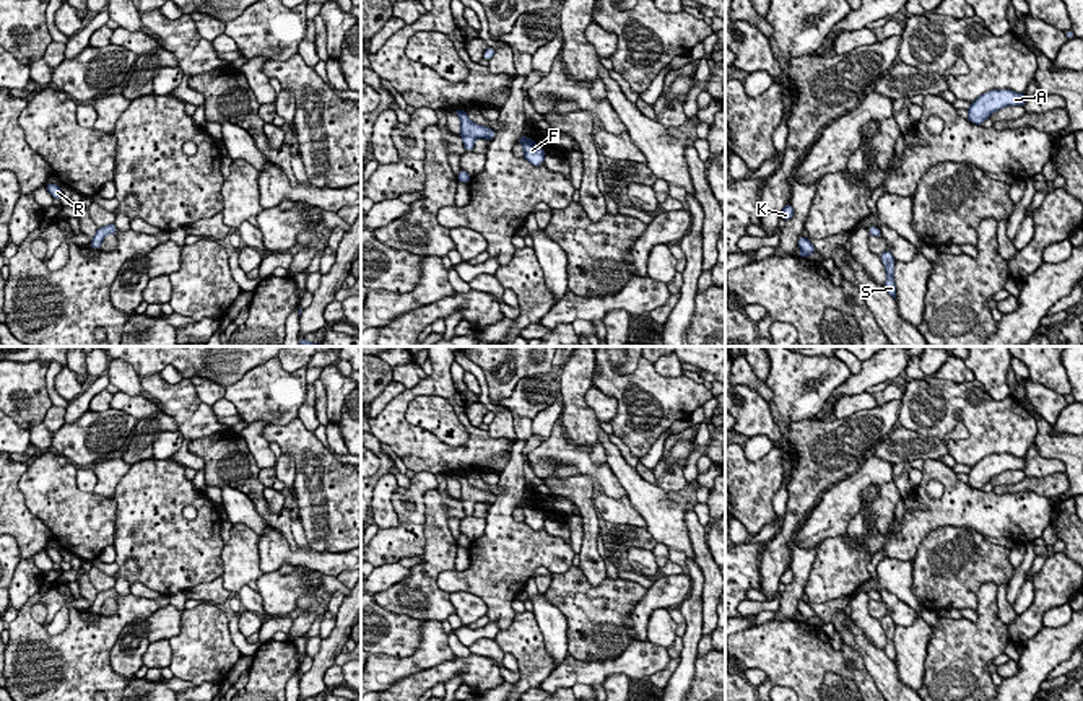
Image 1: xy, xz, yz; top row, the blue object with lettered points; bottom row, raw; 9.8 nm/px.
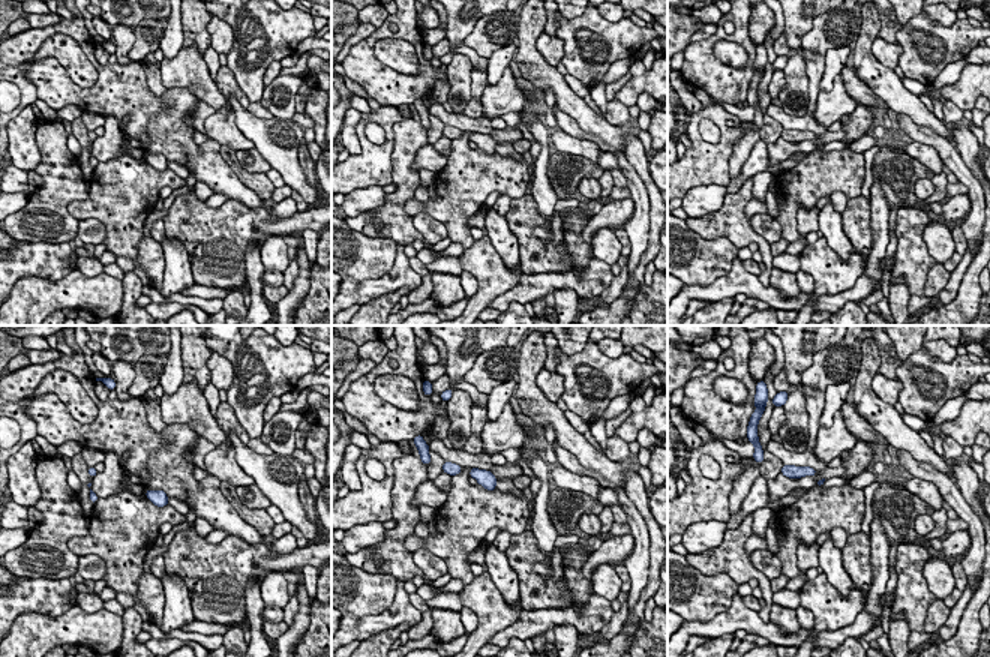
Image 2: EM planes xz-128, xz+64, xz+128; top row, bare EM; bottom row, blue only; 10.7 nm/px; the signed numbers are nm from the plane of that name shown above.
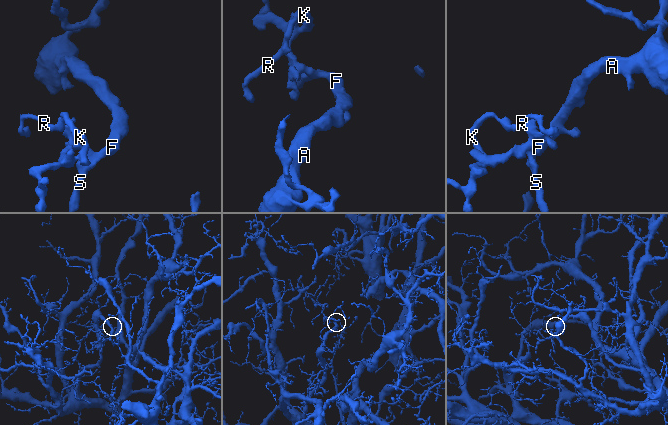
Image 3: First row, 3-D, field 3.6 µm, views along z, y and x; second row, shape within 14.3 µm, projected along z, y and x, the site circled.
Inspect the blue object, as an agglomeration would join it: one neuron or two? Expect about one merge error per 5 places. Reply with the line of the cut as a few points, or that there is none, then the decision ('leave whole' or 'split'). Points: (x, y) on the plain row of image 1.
no cut | leave whole

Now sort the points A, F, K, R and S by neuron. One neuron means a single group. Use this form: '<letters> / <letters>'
A F K R S

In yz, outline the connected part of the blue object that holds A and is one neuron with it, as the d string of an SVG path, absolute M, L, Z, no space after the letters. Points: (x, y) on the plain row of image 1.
M992 454L979 460L971 472L968 473L968 485L982 490L985 483L990 481L992 477L1005 472L1005 470L1024 470L1026 459L1015 457L1011 454Z

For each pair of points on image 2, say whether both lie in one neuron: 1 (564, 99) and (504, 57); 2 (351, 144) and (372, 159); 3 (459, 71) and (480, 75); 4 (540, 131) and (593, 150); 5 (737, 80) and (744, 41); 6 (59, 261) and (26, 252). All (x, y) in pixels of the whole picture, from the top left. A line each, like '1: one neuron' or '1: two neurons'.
1: two neurons
2: two neurons
3: two neurons
4: two neurons
5: one neuron
6: one neuron

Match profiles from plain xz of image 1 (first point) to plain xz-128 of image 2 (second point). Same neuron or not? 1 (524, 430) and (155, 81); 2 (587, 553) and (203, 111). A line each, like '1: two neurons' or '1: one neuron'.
1: one neuron
2: one neuron

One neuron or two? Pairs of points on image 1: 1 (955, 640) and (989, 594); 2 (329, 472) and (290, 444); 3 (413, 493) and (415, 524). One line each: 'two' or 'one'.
1: one
2: one
3: one

